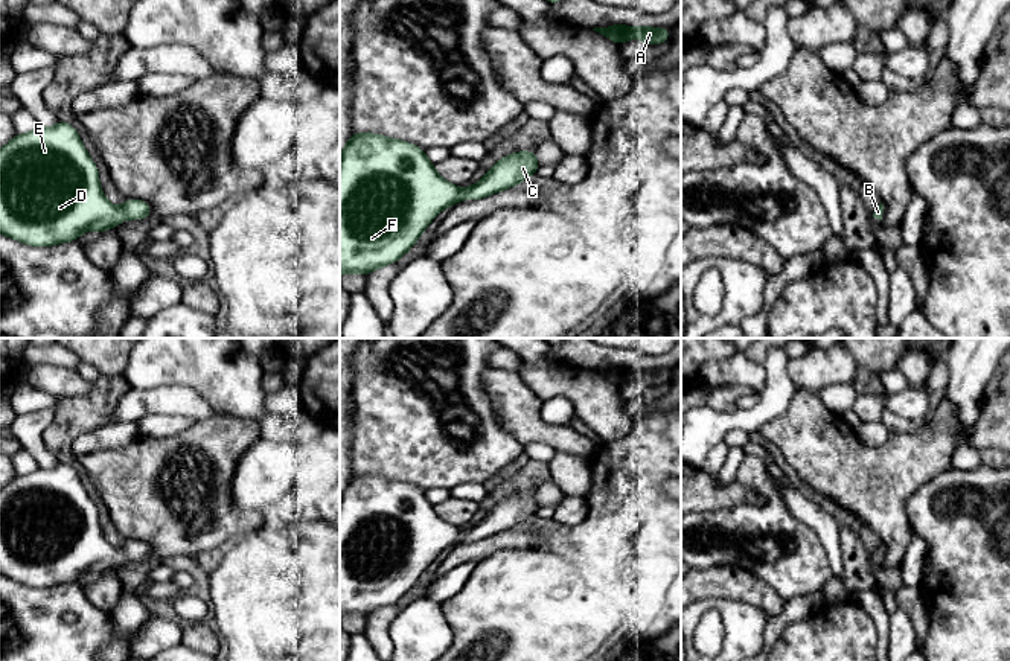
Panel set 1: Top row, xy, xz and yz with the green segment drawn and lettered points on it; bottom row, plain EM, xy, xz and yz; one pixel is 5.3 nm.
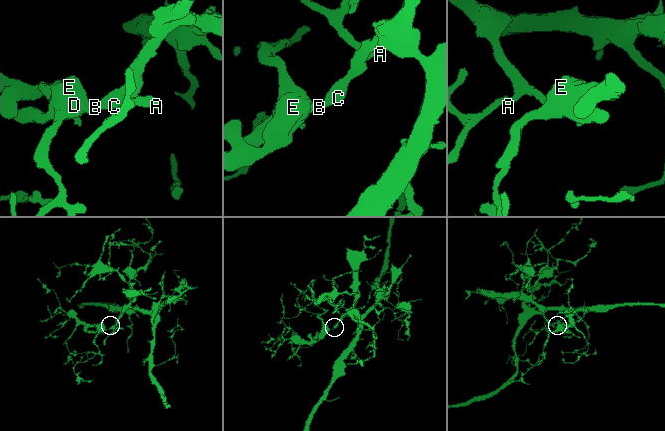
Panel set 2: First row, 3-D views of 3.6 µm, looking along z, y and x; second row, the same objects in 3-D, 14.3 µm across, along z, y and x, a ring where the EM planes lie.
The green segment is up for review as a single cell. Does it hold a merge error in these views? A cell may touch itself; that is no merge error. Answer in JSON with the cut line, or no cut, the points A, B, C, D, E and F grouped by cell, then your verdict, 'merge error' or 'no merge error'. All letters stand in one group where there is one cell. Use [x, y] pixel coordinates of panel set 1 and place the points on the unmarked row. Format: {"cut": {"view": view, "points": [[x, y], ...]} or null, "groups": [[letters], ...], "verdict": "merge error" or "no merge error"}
{"cut": null, "groups": [["A", "B", "C", "D", "E", "F"]], "verdict": "no merge error"}

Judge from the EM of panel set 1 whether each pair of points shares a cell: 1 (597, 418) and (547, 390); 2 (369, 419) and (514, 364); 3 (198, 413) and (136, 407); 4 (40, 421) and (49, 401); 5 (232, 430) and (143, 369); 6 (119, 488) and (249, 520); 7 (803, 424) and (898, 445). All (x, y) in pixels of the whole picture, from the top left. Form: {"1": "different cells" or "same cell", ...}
{"1": "same cell", "2": "different cells", "3": "same cell", "4": "different cells", "5": "different cells", "6": "same cell", "7": "same cell"}

